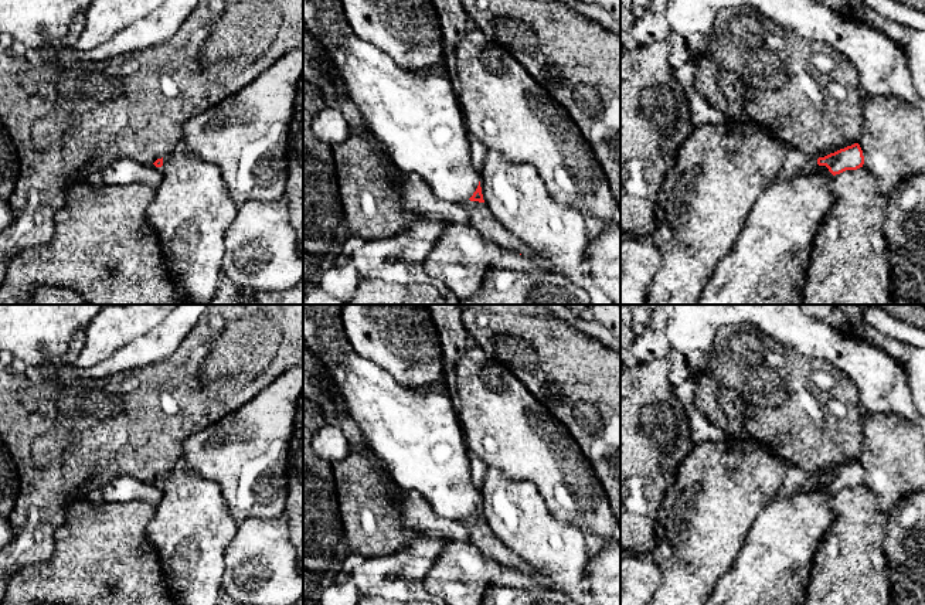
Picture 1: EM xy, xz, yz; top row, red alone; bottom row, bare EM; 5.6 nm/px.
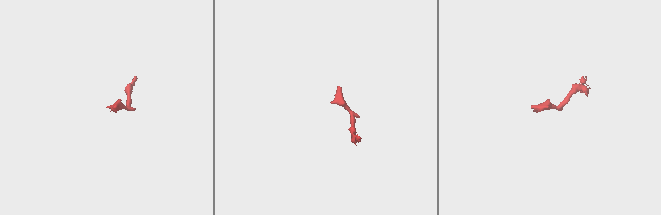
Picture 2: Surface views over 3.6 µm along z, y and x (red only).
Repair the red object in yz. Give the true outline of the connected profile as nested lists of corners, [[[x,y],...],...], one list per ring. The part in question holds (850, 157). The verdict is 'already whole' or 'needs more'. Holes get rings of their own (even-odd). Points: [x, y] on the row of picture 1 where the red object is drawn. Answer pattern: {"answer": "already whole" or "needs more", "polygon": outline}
{"answer": "already whole", "polygon": [[[858,143],[840,149],[817,159],[819,166],[826,166],[836,176],[846,170],[857,170],[864,164],[863,150]]]}

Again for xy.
{"answer": "needs more", "polygon": [[[123,157],[110,163],[98,173],[102,176],[106,184],[139,184],[157,190],[163,180],[163,173],[160,170],[161,166],[163,157],[157,159],[153,164],[137,163],[132,159]]]}

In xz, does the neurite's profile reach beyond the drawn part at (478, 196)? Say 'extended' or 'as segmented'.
extended

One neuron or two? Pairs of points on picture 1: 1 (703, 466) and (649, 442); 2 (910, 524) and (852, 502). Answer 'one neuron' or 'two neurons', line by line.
1: two neurons
2: two neurons

